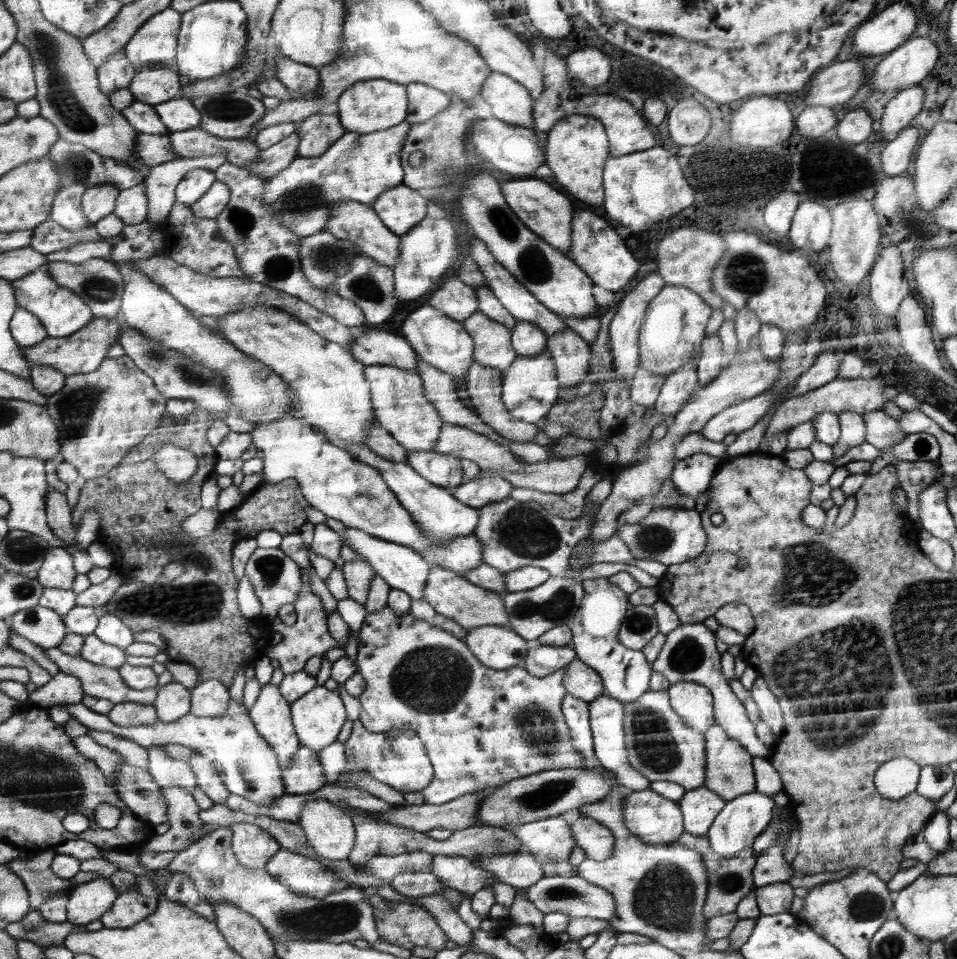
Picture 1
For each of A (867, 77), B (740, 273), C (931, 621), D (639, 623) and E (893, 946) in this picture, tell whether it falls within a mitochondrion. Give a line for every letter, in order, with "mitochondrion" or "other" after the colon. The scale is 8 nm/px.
A: other
B: mitochondrion
C: mitochondrion
D: mitochondrion
E: mitochondrion

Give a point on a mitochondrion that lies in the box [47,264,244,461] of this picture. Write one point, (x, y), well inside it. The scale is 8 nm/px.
(77, 409)

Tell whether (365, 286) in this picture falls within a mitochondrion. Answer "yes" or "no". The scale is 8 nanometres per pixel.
yes

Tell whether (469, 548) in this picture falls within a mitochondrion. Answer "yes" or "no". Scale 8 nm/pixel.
no

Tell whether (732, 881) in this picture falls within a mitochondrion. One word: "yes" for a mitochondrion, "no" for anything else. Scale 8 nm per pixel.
yes

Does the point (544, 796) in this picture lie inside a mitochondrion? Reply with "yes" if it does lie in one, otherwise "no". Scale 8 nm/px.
yes

